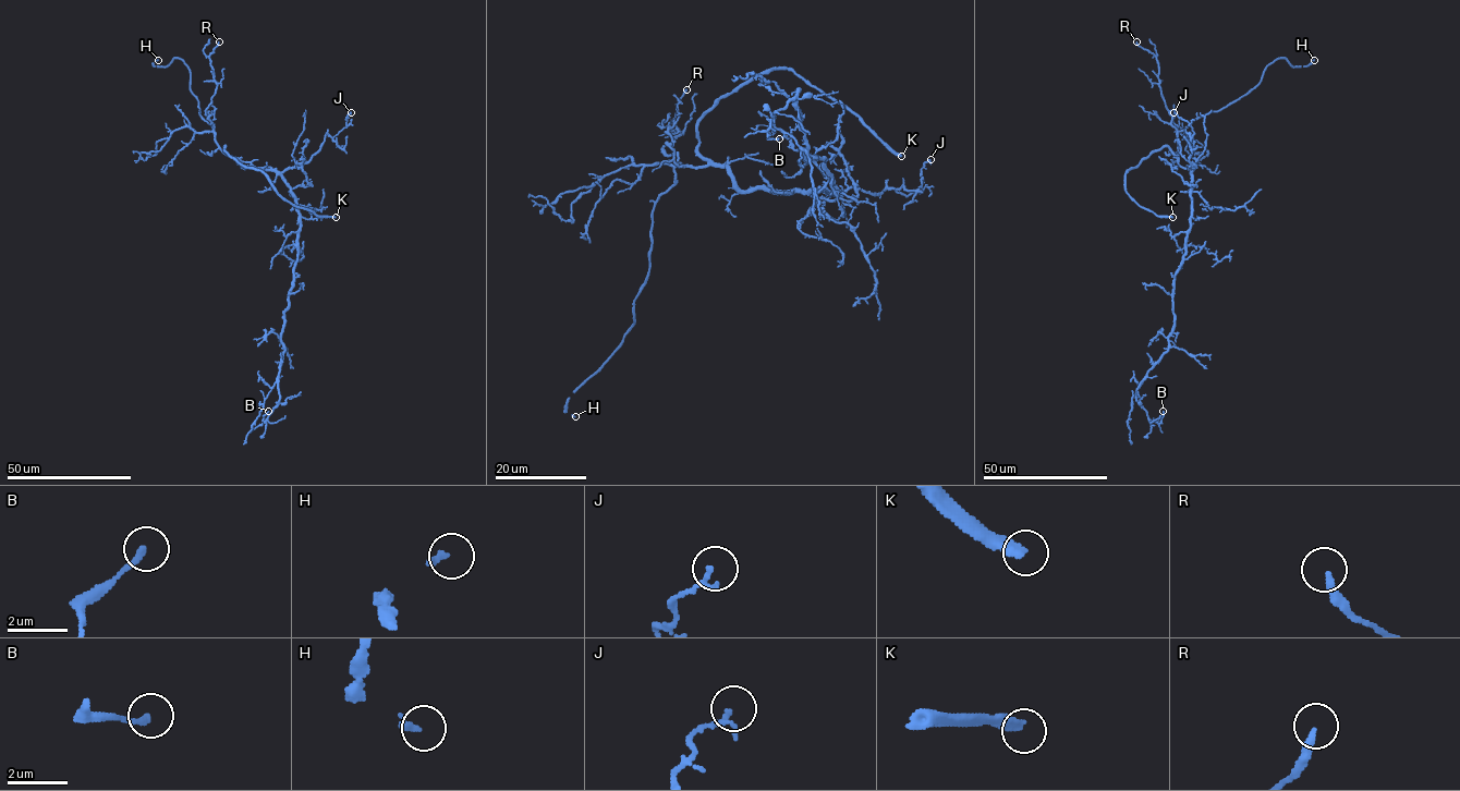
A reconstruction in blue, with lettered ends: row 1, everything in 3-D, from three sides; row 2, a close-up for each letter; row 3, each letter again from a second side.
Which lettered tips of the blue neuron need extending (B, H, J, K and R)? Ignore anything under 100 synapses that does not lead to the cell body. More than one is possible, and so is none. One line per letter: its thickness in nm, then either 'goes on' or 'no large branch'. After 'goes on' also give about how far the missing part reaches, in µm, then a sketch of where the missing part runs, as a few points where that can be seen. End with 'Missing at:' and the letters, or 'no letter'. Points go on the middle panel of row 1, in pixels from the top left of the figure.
B: 200 nm thick; no large branch
H: 200 nm thick; goes on; about 10 µm are missing
J: 120 nm thick; no large branch
K: 340 nm thick; goes on; about 160 µm are missing
R: 240 nm thick; no large branch
Missing at: H, K

